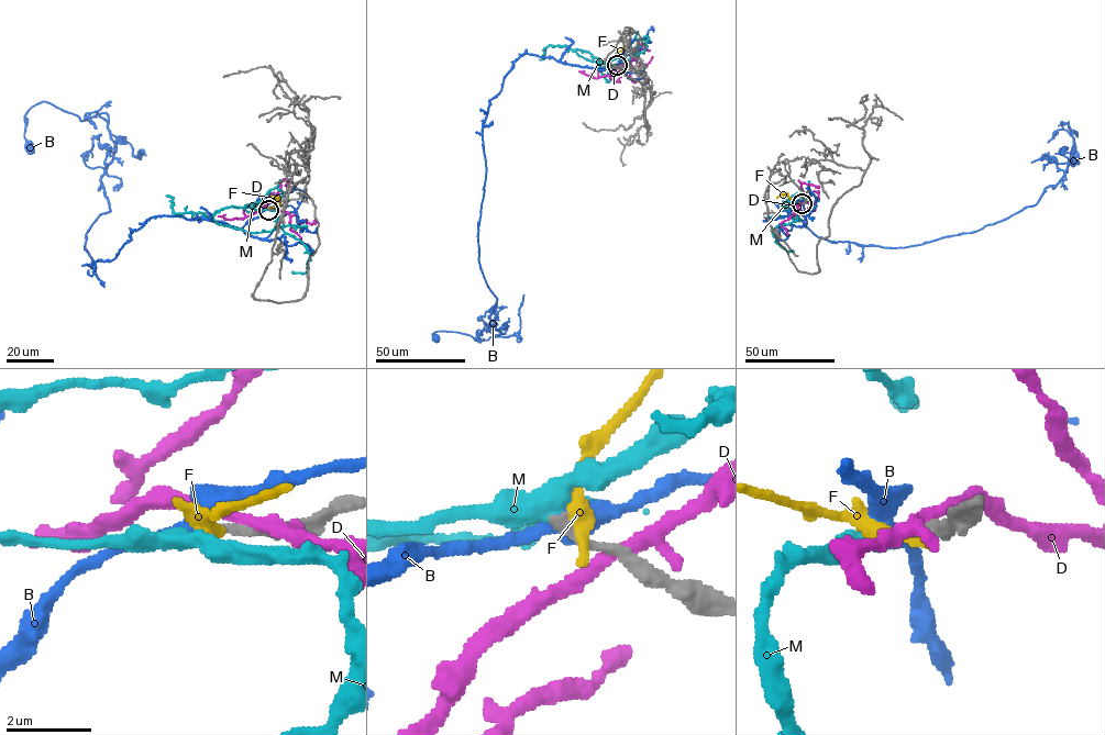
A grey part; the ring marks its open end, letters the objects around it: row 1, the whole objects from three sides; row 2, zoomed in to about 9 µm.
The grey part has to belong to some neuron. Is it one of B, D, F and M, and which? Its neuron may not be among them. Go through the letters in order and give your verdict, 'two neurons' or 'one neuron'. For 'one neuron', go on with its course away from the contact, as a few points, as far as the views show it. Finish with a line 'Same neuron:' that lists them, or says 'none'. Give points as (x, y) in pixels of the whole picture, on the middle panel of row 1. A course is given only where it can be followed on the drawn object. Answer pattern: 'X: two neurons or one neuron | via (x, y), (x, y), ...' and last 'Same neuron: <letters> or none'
B: two neurons
D: two neurons
F: two neurons
M: two neurons
Same neuron: none

